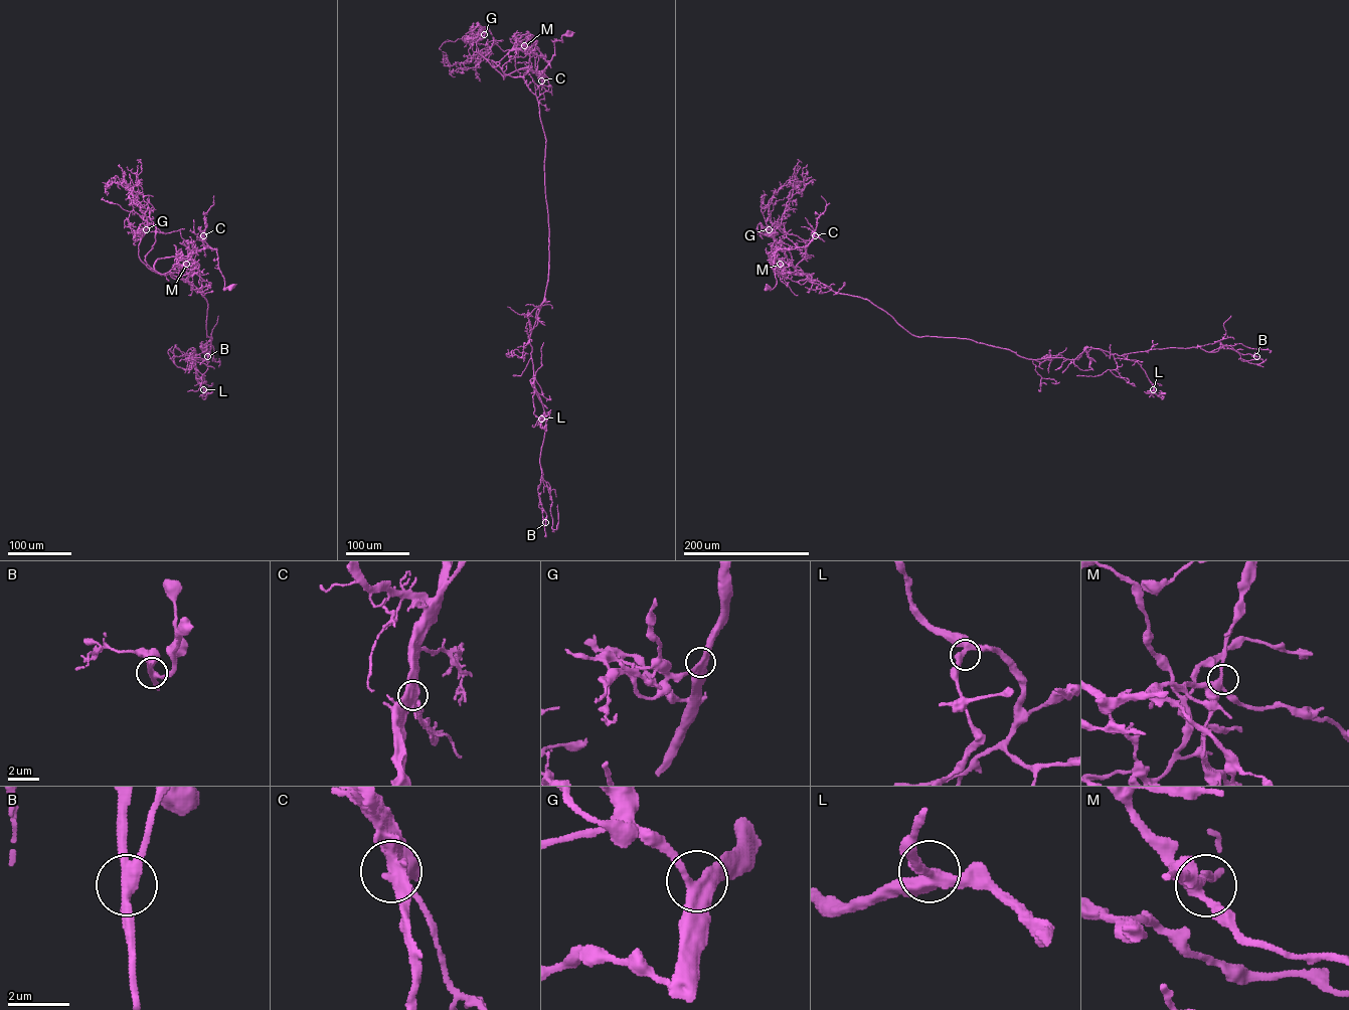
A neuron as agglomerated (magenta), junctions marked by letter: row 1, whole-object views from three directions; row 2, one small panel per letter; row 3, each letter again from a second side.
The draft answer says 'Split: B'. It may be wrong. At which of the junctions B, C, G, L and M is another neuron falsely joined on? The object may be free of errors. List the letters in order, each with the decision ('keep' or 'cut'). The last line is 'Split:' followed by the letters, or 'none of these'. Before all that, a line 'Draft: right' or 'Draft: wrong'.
Draft: right
B: cut
C: keep
G: keep
L: keep
M: keep
Split: B

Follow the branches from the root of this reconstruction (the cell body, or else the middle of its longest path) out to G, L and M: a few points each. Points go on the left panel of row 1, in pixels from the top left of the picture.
G: (230, 288), (223, 289), (216, 248), (159, 259), (154, 268), (161, 275), (150, 270), (138, 255), (146, 229)
L: (230, 288), (216, 248), (154, 265), (206, 300), (210, 352), (190, 357), (193, 347), (203, 389)
M: (230, 288), (223, 289), (216, 248), (159, 259), (154, 268), (164, 274), (177, 264), (186, 264)

